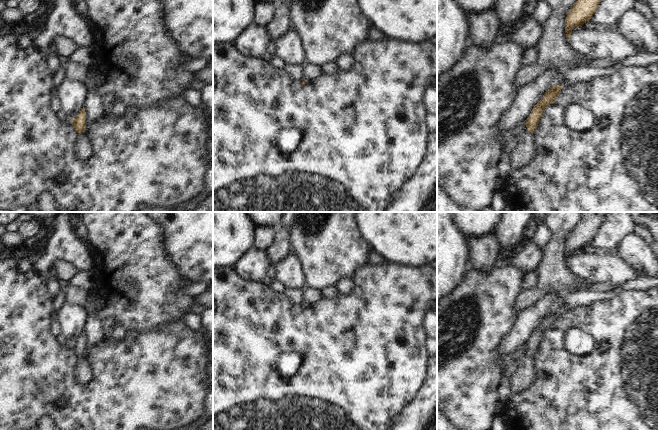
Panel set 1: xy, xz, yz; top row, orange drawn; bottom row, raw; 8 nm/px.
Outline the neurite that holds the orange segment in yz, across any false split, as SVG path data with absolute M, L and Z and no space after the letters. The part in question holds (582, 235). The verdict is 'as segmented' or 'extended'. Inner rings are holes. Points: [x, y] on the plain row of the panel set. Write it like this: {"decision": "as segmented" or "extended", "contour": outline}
{"decision": "as segmented", "contour": "M584 212L579 224L571 231L565 242L565 257L569 263L572 254L589 245L609 212Z"}

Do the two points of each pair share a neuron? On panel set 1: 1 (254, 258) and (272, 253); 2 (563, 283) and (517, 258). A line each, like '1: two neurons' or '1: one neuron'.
1: two neurons
2: two neurons

